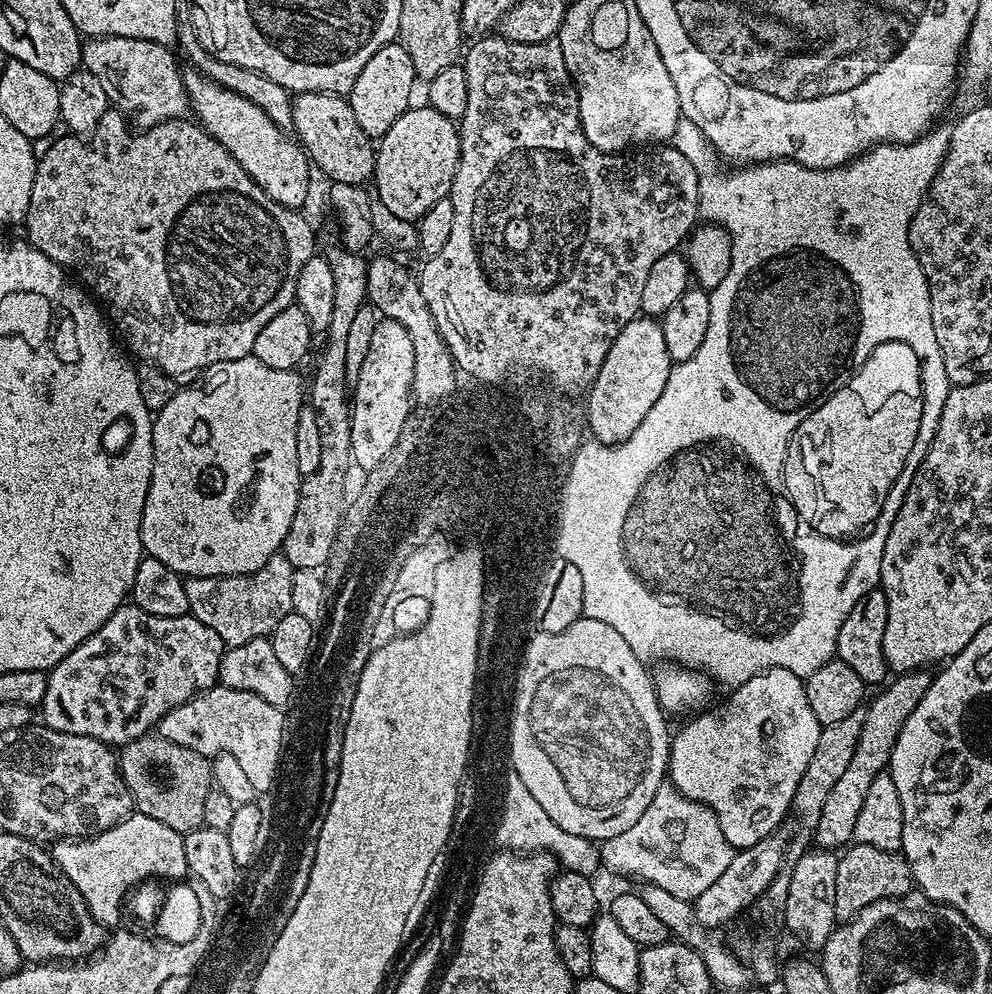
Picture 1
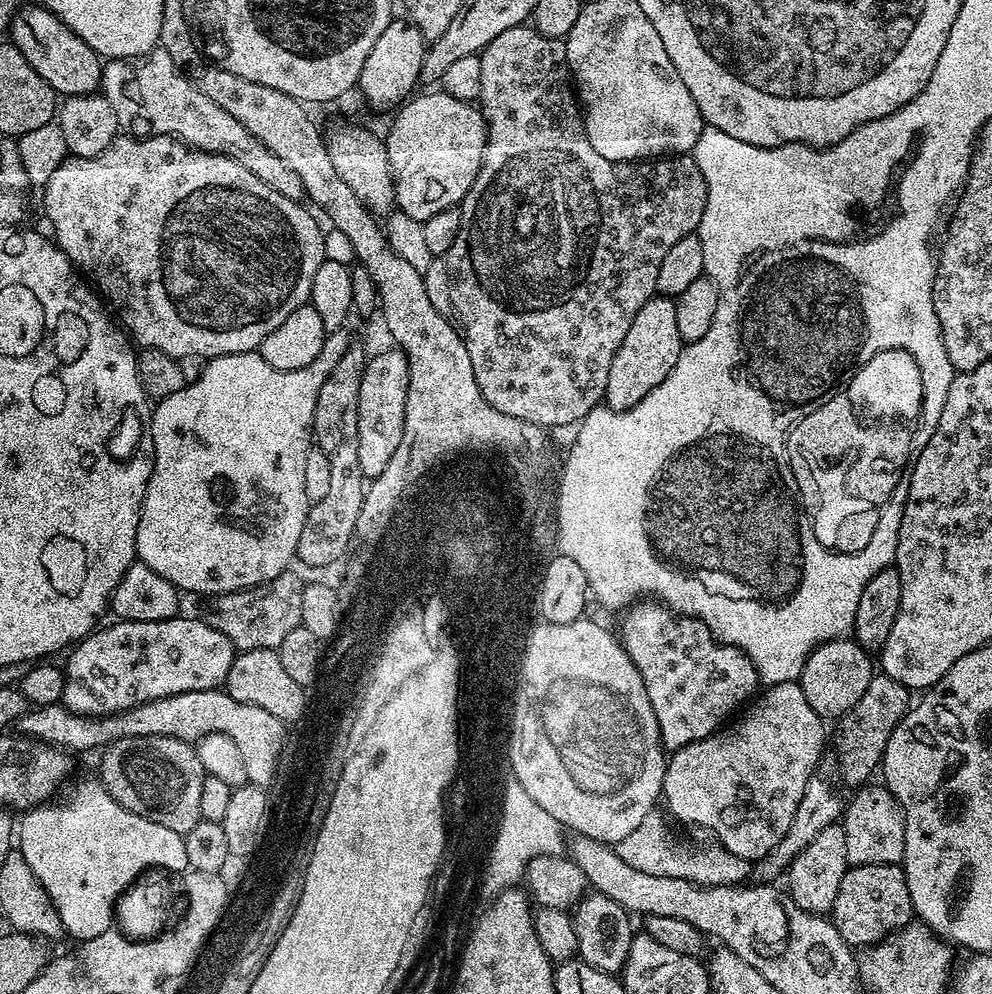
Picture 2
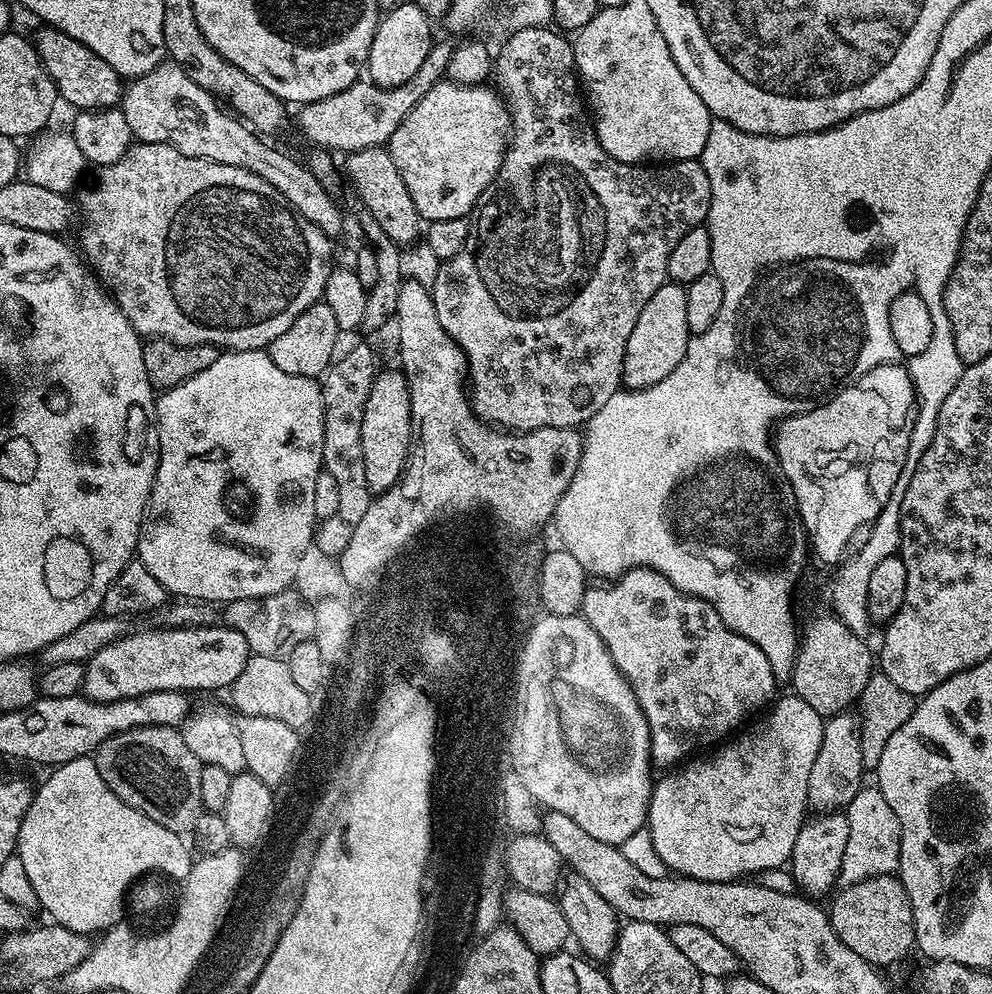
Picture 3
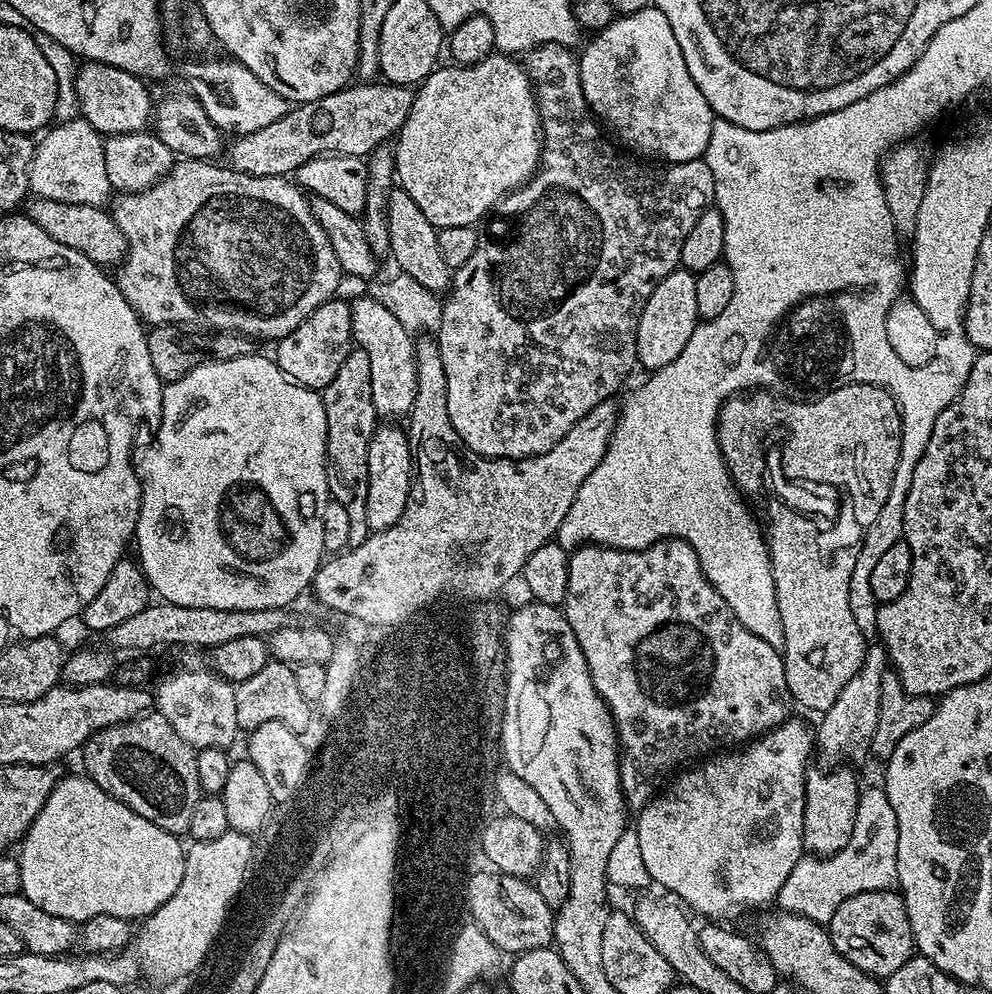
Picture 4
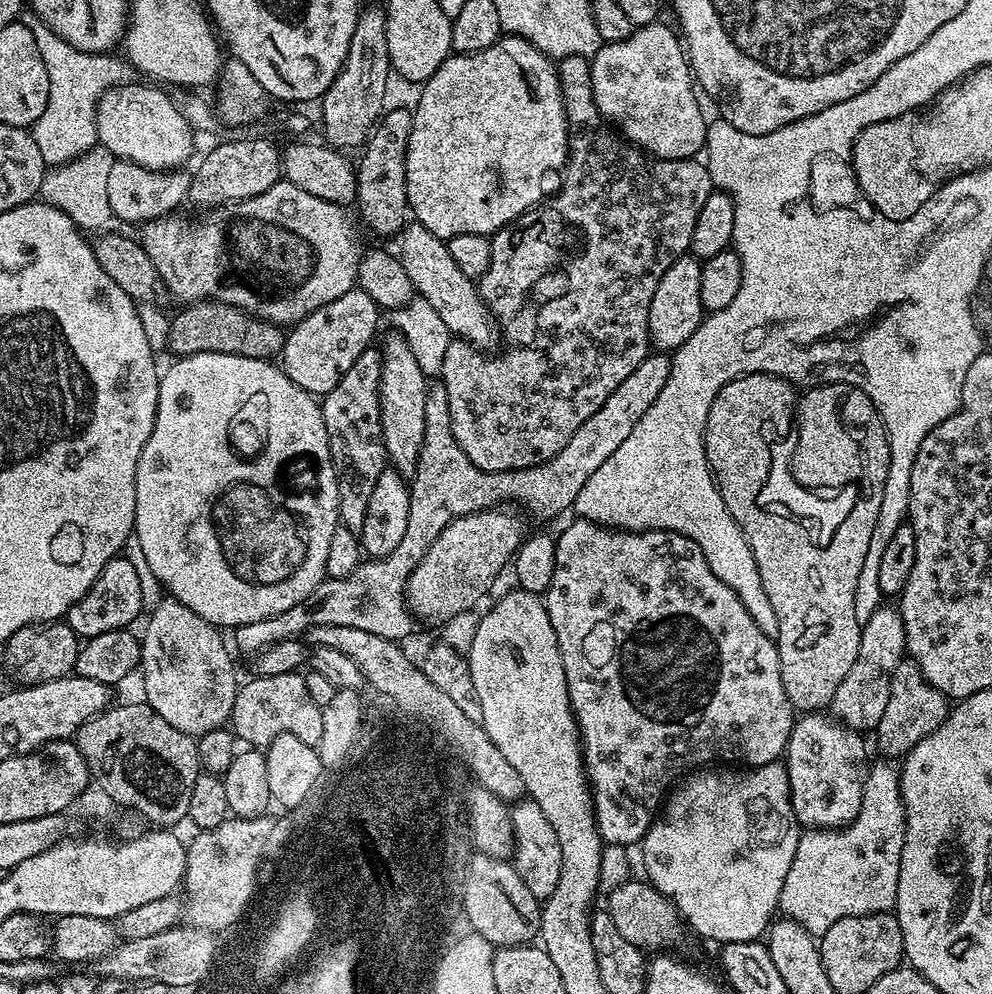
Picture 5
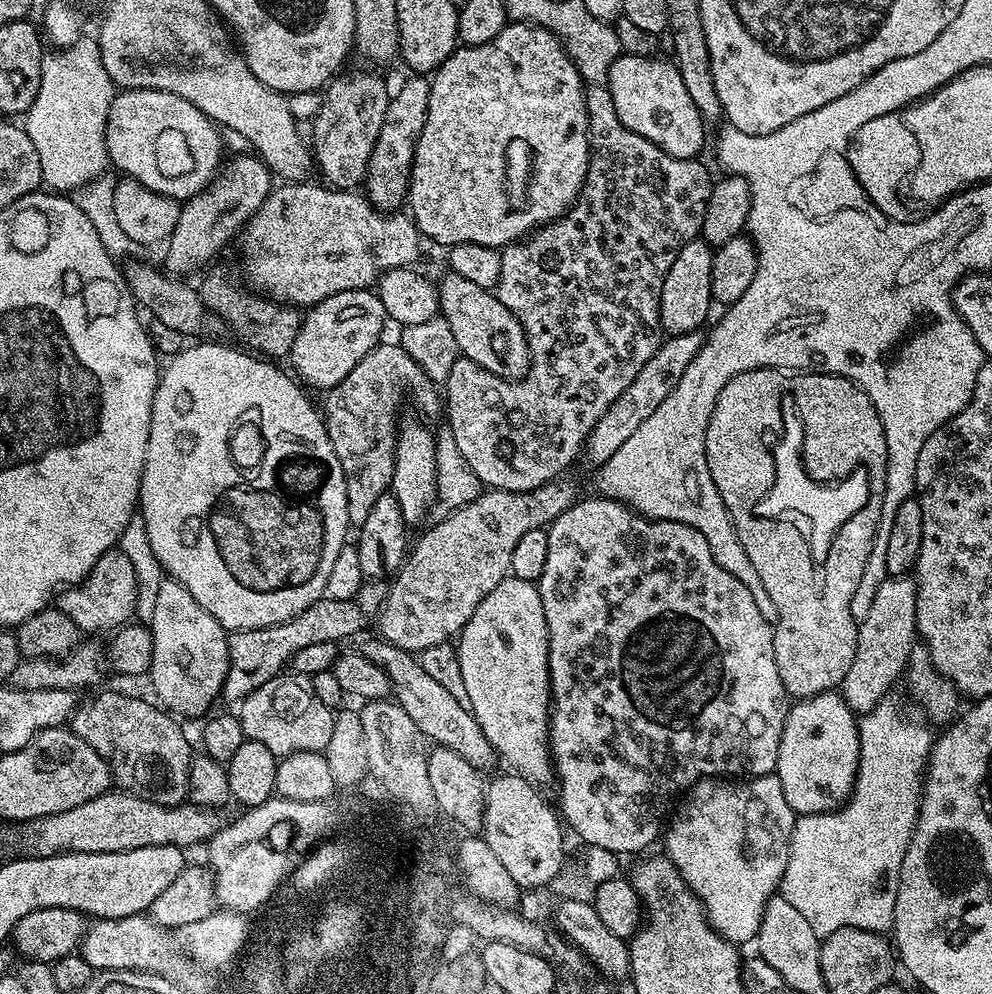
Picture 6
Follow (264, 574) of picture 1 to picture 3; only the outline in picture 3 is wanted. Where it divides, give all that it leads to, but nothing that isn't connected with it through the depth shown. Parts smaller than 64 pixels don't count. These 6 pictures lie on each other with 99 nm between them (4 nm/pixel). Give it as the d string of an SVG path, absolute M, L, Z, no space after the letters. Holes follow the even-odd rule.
M290 587L284 592L270 594L262 598L250 598L249 600L232 600L223 605L222 620L227 627L238 630L242 638L246 638L246 646L253 656L279 656L287 658L298 646L298 642L306 642L314 637L314 610L312 604L299 595L295 587Z

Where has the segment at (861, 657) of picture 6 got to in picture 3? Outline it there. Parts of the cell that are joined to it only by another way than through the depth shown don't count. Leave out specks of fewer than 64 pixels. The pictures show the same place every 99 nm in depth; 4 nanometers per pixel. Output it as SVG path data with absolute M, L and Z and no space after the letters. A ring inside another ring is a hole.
M851 711L841 712L825 723L822 746L818 746L818 758L810 769L808 806L817 813L847 809L848 804L862 787L860 779L866 775L860 745L860 721Z

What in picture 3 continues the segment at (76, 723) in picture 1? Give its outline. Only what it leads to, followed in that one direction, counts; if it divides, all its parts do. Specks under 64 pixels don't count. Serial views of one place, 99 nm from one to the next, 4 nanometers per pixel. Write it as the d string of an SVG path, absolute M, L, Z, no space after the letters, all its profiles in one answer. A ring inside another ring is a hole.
M217 623L204 628L165 628L151 626L141 632L132 630L127 635L118 637L116 641L94 653L84 664L83 695L89 700L97 700L105 704L122 698L138 698L142 694L154 694L158 690L174 690L185 694L193 694L201 688L204 692L212 692L215 688L231 689L232 683L246 670L249 658L246 638L238 634L238 630Z

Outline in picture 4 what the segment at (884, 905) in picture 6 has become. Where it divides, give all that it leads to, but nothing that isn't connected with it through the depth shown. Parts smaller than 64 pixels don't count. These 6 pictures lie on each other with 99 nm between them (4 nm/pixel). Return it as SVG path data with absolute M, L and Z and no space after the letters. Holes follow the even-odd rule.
M876 786L860 792L850 842L833 856L801 856L798 866L790 870L790 878L782 882L778 904L783 911L799 912L814 923L827 926L830 918L834 918L834 910L838 910L846 898L870 890L895 889L897 878L898 818L894 818L894 806L890 806L890 798L886 798L883 787Z

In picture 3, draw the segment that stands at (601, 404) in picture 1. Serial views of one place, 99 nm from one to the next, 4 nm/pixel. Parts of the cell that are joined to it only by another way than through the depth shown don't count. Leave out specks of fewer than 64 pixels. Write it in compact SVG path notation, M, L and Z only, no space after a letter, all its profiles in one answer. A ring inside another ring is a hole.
M665 282L661 288L654 290L650 302L642 306L642 314L638 314L634 330L630 330L620 374L623 387L635 390L662 382L662 378L666 378L666 374L670 374L670 370L682 362L682 354L686 354L689 339L690 333L686 326L686 287Z

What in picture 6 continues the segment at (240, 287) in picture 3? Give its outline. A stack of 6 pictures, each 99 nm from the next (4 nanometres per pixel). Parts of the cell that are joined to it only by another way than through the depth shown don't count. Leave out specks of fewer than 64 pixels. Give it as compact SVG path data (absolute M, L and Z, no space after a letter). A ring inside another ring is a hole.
M284 182L273 187L264 205L244 225L239 240L245 258L244 276L251 291L269 300L307 310L346 290L371 289L380 275L391 268L407 268L417 263L422 237L411 215L403 211L385 214L359 191L312 183Z

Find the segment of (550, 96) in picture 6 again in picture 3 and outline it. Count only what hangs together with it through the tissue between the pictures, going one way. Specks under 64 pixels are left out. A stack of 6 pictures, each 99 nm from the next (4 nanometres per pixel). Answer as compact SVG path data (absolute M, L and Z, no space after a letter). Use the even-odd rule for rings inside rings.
M441 82L428 91L426 98L422 98L422 102L418 102L418 106L414 106L414 110L410 110L410 114L406 114L406 118L398 126L398 130L394 130L394 134L388 140L386 147L388 153L394 158L394 166L398 166L398 174L402 174L402 182L406 182L406 190L410 190L410 198L414 198L414 206L418 210L418 214L425 221L431 222L442 218L462 218L471 213L478 202L478 198L486 190L486 186L490 186L490 182L496 176L500 165L503 164L509 139L510 117L508 109L504 107L499 95L491 87L484 84Z

